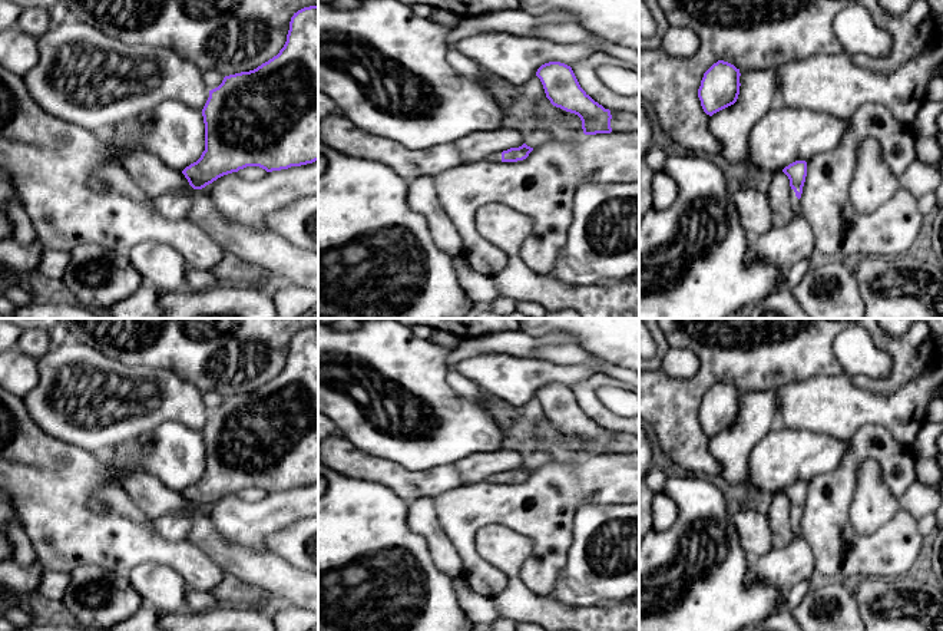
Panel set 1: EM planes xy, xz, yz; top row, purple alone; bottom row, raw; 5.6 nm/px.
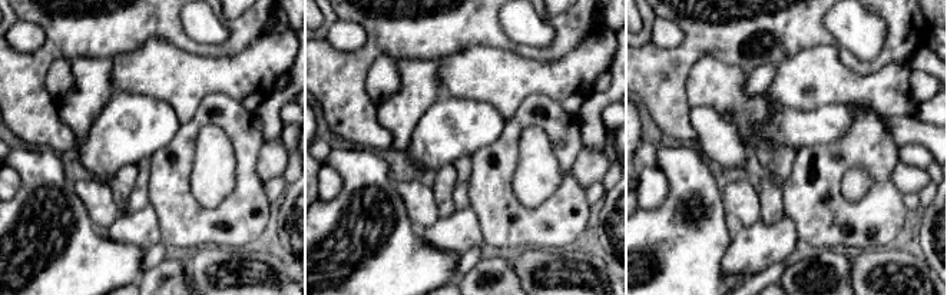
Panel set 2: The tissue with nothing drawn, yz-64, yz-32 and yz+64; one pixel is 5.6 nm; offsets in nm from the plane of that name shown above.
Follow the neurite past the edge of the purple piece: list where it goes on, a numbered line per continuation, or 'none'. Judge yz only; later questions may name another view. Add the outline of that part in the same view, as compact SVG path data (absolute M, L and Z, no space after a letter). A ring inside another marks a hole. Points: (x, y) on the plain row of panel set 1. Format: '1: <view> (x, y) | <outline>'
1: yz (796, 527) | M794 511L790 512L790 526L791 526L791 532L795 535L795 538L801 535L801 523L795 518Z

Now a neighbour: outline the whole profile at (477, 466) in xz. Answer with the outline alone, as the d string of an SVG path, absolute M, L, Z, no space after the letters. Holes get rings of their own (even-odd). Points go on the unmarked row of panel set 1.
M516 450L476 452L454 463L463 485L487 480L490 475L519 469L525 459Z

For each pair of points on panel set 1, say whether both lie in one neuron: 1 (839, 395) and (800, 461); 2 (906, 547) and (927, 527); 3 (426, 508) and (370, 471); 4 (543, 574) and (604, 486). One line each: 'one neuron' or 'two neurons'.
1: two neurons
2: two neurons
3: two neurons
4: one neuron

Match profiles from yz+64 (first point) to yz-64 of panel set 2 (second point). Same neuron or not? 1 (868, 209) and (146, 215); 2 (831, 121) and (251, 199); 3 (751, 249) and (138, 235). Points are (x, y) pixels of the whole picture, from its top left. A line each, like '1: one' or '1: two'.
1: two
2: two
3: one

